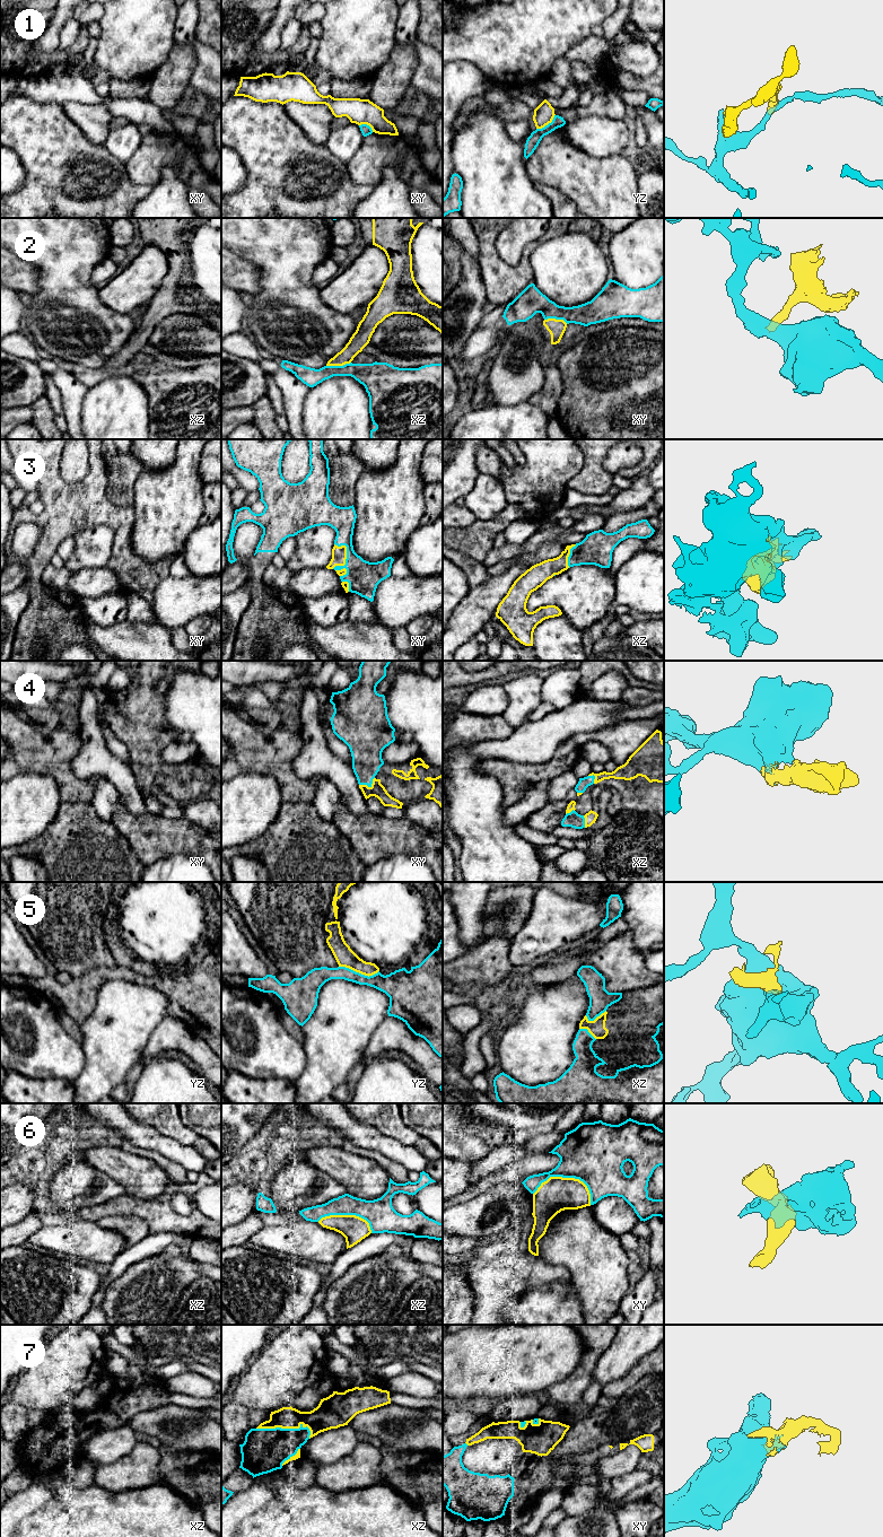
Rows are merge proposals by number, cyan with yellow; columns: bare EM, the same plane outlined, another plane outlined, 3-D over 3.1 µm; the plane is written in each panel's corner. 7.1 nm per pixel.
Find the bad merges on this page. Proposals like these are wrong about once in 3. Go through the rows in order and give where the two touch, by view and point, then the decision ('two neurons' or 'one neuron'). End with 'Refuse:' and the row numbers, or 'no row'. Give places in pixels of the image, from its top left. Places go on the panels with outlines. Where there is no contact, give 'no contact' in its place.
1: meets cyan in yz at (548, 124); two neurons
2: meets cyan in xz at (338, 366); two neurons
3: meets cyan in xy at (347, 556); one neuron
4: meets cyan in xy at (368, 786); one neuron
5: meets cyan in yz at (358, 972); two neurons
6: meets cyan in xy at (568, 1177); two neurons
7: meets cyan in xz at (286, 1429); one neuron
Refuse: 1, 2, 5, 6

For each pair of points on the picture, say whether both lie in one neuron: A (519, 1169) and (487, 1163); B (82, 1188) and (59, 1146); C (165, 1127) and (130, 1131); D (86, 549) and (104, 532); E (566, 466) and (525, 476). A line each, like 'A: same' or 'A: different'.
A: different
B: different
C: different
D: same
E: same

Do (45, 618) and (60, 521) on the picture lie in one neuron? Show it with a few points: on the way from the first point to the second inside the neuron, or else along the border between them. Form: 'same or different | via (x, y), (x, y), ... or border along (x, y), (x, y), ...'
same | via (41, 594), (37, 587), (37, 562), (47, 544)

